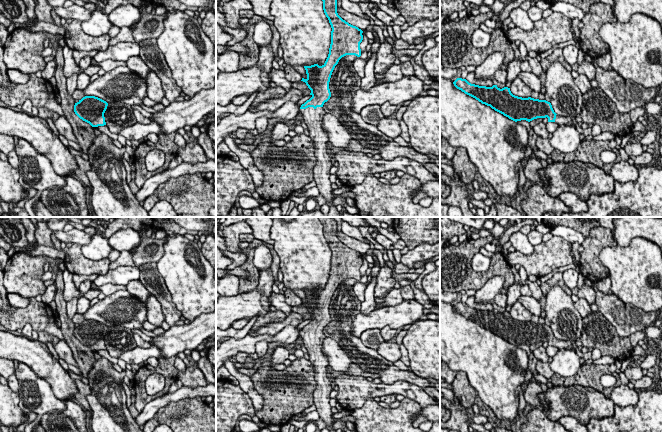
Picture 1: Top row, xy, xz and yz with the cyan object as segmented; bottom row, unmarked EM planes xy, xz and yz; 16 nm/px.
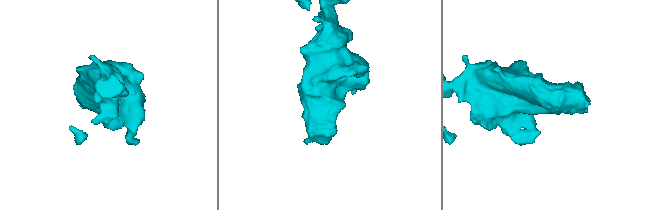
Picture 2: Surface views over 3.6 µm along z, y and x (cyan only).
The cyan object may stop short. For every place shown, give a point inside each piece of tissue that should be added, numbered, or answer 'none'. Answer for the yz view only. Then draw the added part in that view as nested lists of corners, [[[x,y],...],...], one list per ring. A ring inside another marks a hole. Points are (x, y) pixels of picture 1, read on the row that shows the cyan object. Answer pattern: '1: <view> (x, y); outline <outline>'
1: yz (560, 120); outline [[[556,115],[555,123],[557,123],[559,126],[566,125],[569,122],[571,122],[571,117],[563,117],[563,116]]]

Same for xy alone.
none

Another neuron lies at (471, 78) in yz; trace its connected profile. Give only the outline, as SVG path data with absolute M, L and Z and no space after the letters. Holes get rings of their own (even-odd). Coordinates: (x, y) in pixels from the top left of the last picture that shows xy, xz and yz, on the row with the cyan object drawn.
M468 72L468 74L466 76L466 80L471 84L475 84L475 85L479 85L479 86L492 87L494 85L491 78L477 79L475 76L475 72Z

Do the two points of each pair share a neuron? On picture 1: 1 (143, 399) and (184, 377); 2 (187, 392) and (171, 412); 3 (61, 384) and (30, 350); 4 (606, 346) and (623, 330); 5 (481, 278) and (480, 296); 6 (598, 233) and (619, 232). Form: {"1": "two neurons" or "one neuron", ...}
{"1": "two neurons", "2": "two neurons", "3": "one neuron", "4": "two neurons", "5": "two neurons", "6": "two neurons"}

